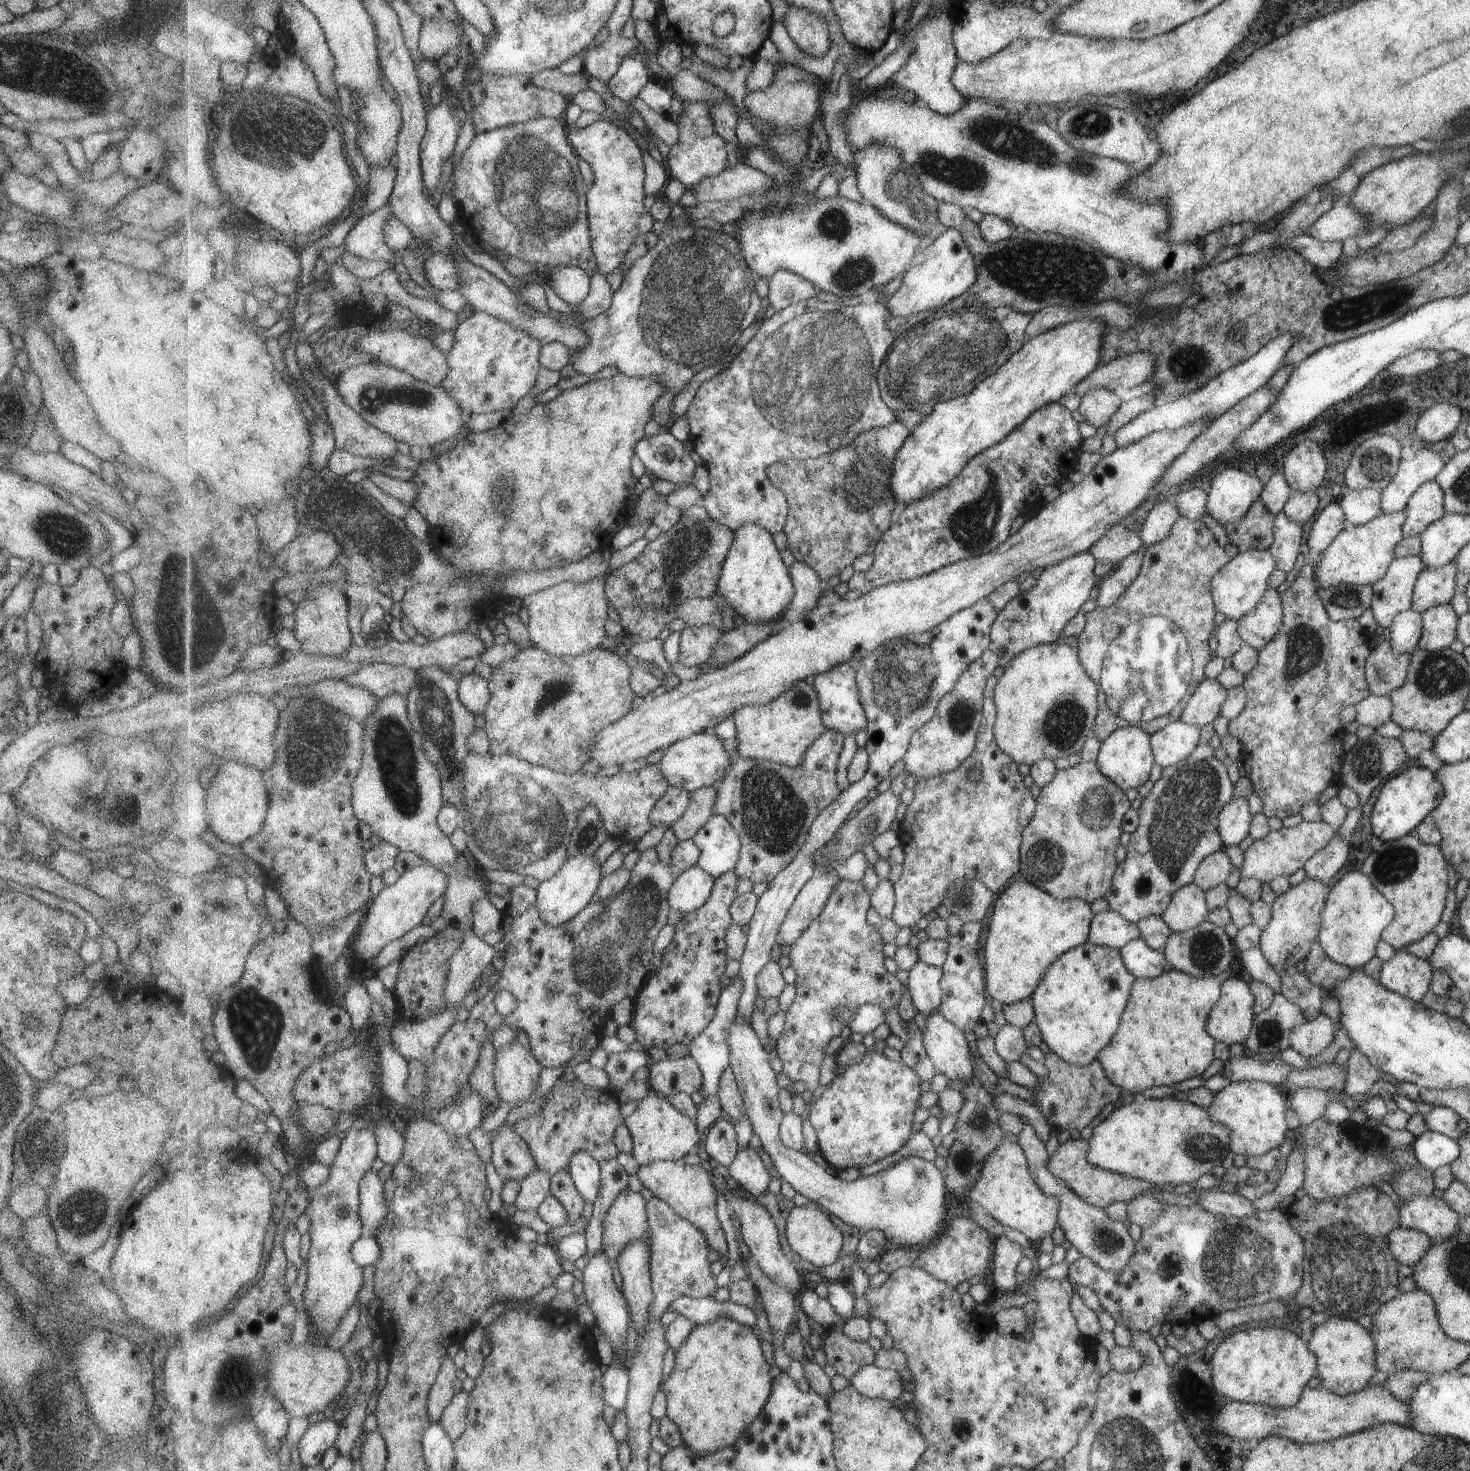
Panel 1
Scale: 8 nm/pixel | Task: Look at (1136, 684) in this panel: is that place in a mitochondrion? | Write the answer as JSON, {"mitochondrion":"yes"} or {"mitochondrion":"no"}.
{"mitochondrion":"yes"}

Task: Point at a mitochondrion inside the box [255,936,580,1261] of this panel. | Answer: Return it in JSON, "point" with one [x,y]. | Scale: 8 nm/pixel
{"point":[418,1196]}

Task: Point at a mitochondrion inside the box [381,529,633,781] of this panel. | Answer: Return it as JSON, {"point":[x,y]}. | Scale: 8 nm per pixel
{"point":[436,717]}

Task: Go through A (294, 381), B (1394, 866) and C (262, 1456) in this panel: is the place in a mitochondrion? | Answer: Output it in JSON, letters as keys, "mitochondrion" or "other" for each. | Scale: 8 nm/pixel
{"A":"other","B":"mitochondrion","C":"other"}

